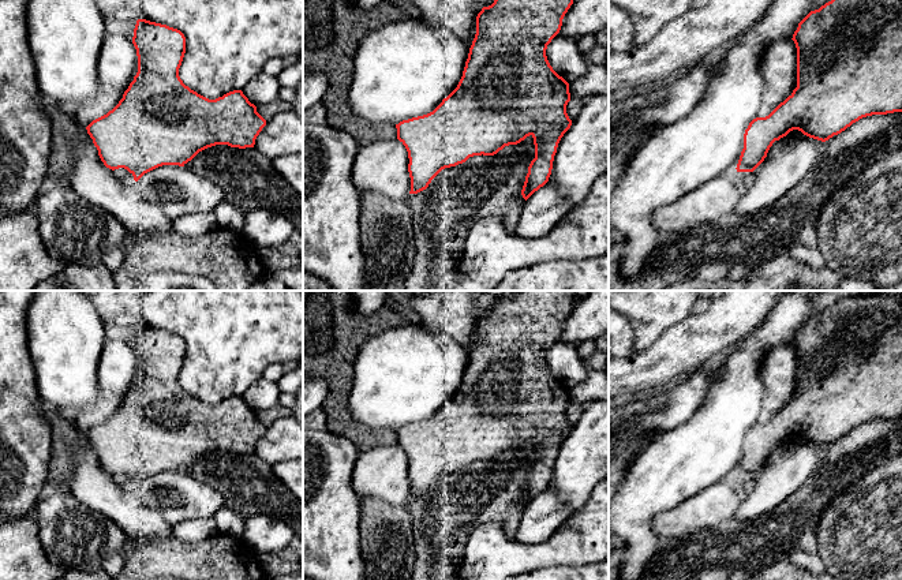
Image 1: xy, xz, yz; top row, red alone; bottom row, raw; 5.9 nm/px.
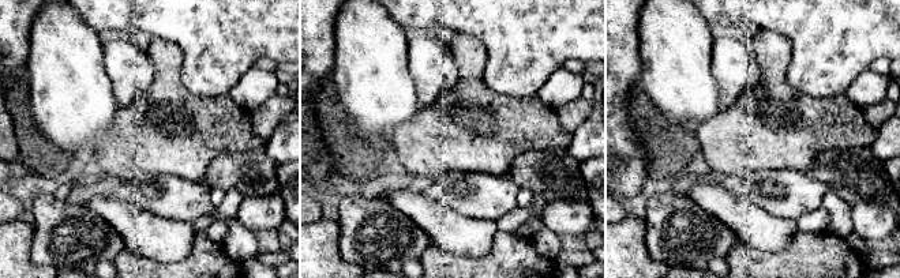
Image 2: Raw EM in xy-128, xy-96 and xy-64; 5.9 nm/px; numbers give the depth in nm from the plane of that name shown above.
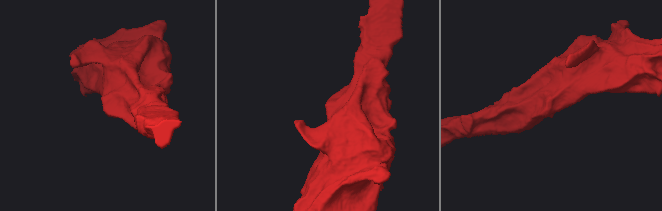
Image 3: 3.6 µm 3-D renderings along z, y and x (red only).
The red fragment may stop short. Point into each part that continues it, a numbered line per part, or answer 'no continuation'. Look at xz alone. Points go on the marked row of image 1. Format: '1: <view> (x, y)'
no continuation

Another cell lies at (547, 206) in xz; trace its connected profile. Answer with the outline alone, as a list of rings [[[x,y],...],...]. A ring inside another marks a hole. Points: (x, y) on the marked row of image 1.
[[[547,182],[525,201],[513,233],[527,240],[544,237],[566,216],[568,207],[568,198]]]

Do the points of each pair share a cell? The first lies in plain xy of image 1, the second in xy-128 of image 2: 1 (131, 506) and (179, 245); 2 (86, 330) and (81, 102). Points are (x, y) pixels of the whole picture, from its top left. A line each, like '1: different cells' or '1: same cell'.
1: same cell
2: same cell

